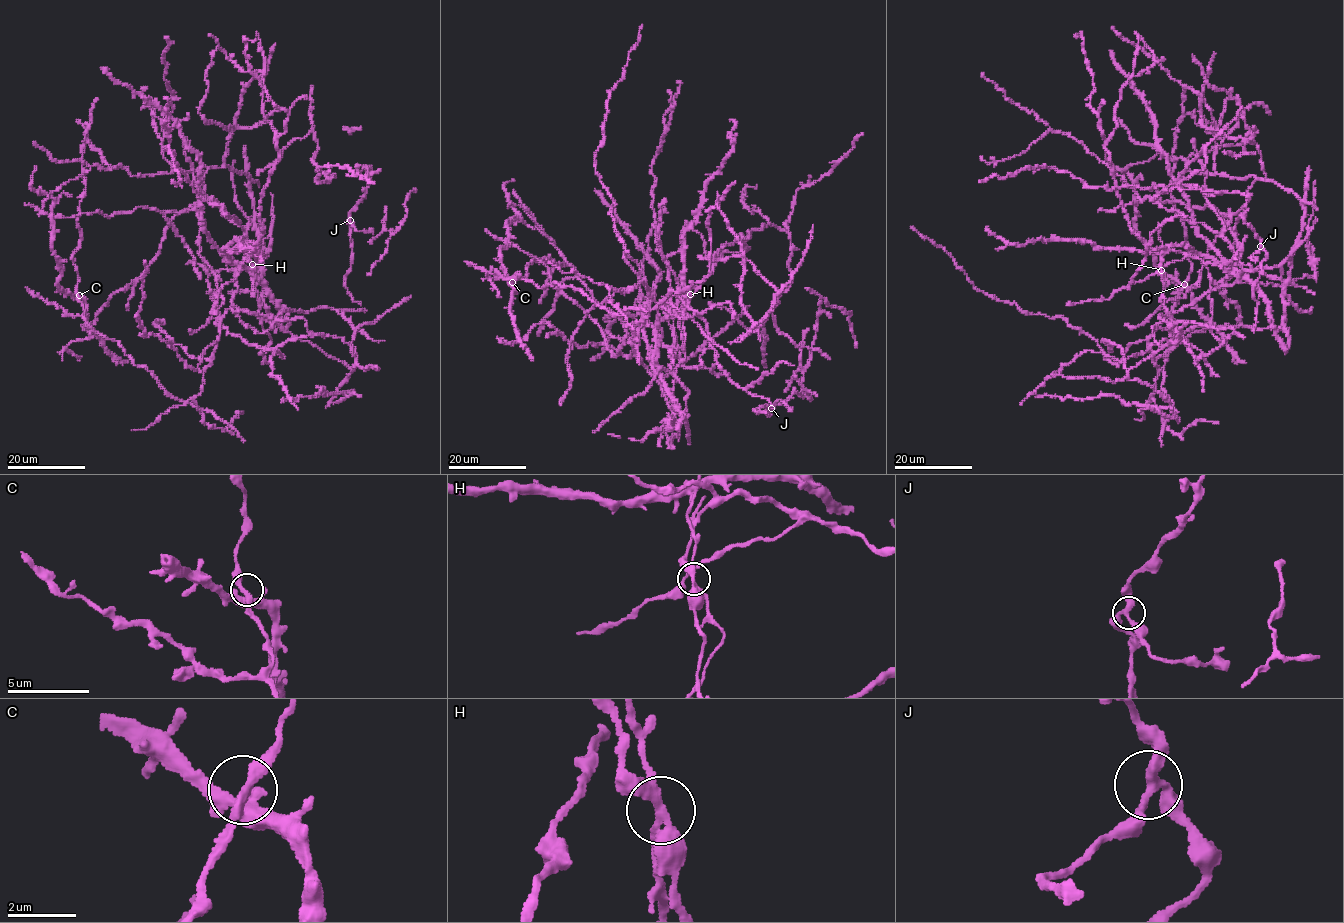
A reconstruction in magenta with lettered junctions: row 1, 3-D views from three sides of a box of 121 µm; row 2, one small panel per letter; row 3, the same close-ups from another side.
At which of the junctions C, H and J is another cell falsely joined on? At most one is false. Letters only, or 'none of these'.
H

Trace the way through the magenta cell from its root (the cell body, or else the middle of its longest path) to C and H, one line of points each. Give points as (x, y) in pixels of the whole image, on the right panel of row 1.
C: (1281, 274), (1301, 201), (1271, 180), (1191, 172), (1160, 153), (1123, 174), (1136, 233), (1184, 284)
H: (1281, 274), (1278, 267), (1244, 270), (1226, 261), (1204, 263), (1173, 250), (1162, 257), (1162, 269)

